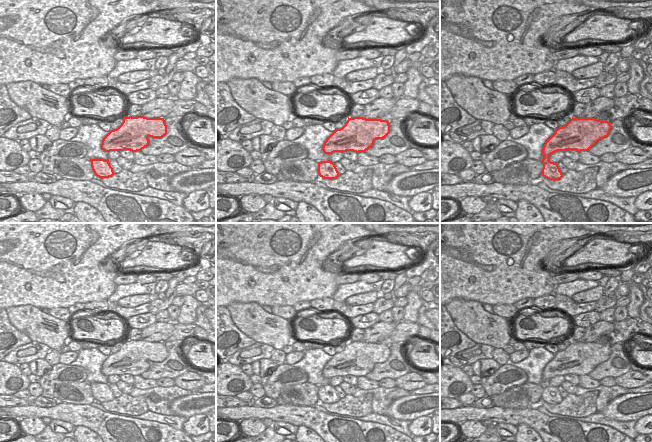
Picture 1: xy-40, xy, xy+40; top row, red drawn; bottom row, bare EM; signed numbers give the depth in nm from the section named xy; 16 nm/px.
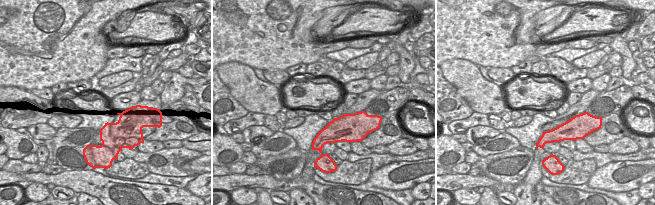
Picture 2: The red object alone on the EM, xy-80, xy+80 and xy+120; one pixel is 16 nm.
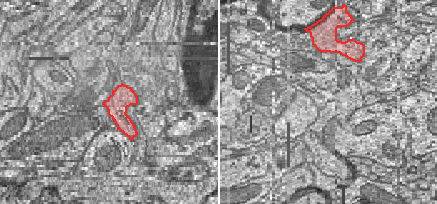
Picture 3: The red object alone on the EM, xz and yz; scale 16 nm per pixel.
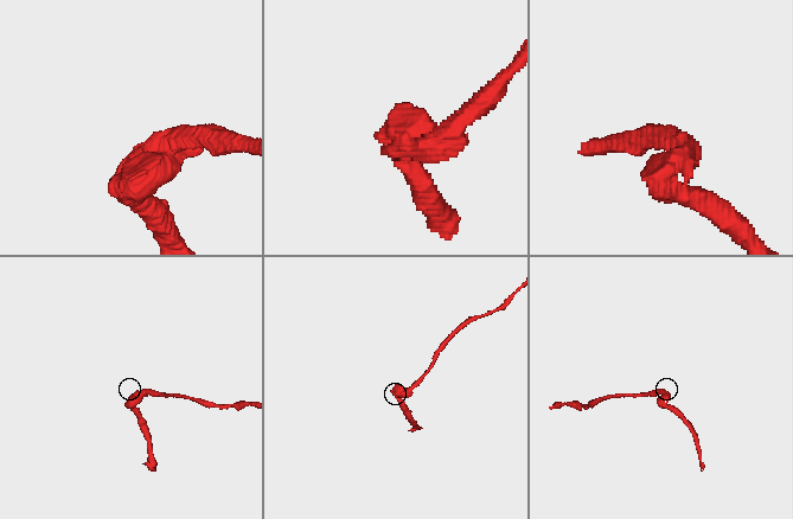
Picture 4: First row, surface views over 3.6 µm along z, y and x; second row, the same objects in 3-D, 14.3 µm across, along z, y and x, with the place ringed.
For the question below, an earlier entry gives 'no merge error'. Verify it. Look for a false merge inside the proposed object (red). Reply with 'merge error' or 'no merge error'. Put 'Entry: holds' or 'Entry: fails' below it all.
merge error
Entry: fails

